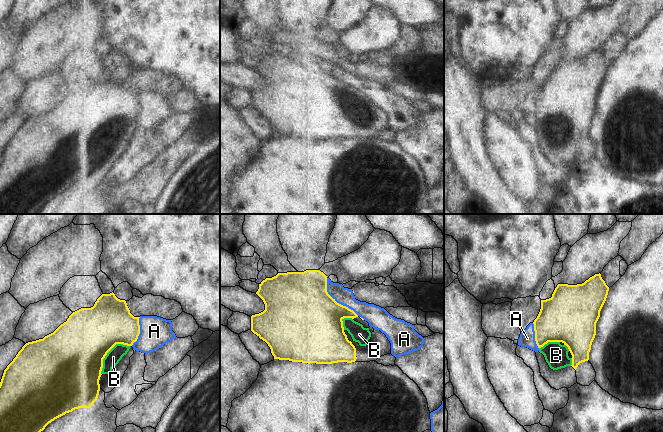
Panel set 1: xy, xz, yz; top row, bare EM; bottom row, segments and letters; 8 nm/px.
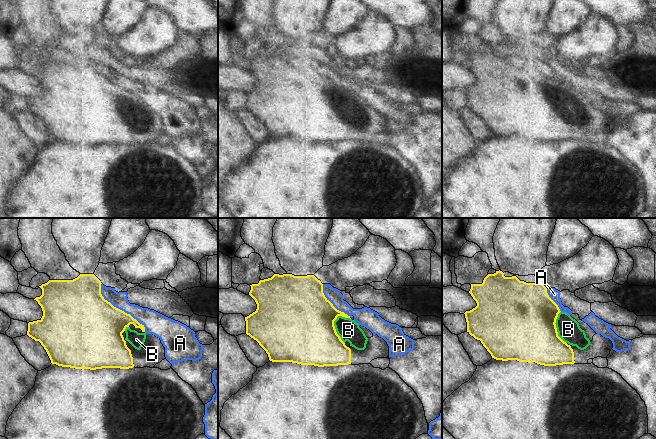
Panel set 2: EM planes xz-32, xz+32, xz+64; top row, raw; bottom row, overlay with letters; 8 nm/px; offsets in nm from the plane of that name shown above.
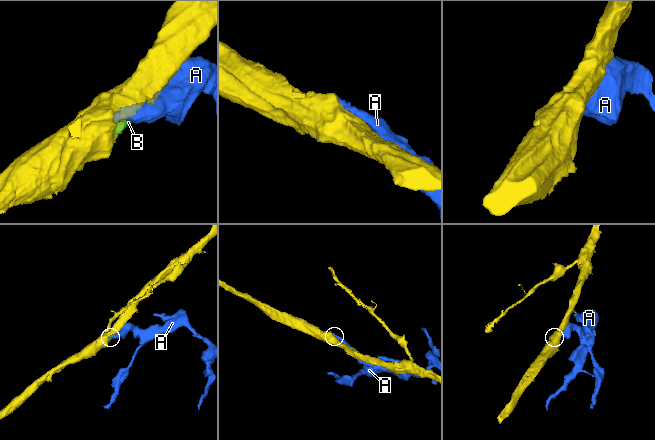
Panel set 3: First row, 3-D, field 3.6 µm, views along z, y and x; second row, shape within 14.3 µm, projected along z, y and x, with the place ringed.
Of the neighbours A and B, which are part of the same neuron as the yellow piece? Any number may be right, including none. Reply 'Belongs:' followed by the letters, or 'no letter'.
Belongs: B

